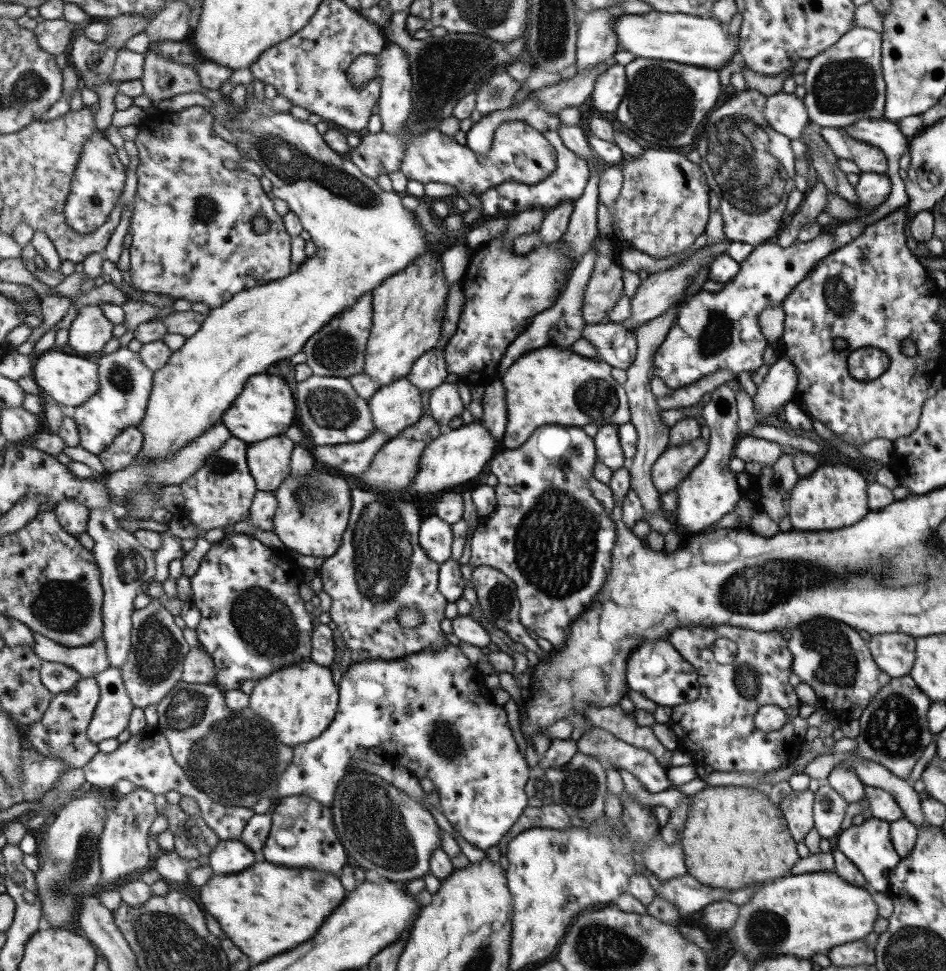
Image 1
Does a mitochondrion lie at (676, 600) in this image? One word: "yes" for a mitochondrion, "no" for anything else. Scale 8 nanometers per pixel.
no

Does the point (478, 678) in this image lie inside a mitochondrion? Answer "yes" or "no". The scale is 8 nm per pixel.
no

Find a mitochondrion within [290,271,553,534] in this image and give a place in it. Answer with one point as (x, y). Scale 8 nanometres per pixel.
(332, 410)

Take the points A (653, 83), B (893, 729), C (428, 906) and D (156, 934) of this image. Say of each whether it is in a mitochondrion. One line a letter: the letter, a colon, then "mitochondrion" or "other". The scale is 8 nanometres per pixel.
A: mitochondrion
B: mitochondrion
C: other
D: mitochondrion

